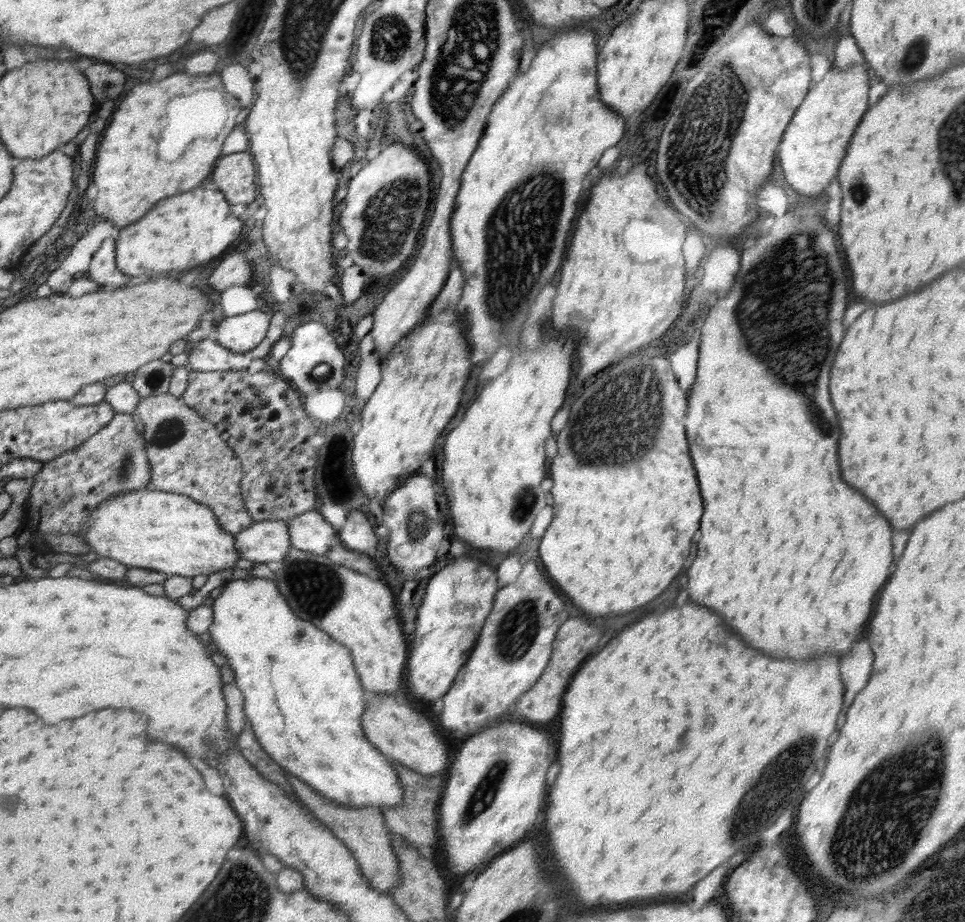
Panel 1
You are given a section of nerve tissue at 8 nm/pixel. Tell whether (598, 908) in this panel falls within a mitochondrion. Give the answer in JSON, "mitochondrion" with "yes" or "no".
{"mitochondrion":"no"}

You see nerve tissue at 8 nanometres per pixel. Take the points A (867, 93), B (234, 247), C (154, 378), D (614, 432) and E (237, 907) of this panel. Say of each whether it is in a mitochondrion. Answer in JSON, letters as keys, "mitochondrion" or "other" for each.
{"A":"other","B":"other","C":"mitochondrion","D":"mitochondrion","E":"mitochondrion"}

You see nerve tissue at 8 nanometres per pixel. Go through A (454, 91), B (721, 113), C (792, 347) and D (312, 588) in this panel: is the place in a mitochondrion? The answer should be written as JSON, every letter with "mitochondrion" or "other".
{"A":"mitochondrion","B":"mitochondrion","C":"mitochondrion","D":"mitochondrion"}

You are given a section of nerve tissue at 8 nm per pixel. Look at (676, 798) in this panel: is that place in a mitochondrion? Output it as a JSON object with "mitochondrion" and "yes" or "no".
{"mitochondrion":"no"}

